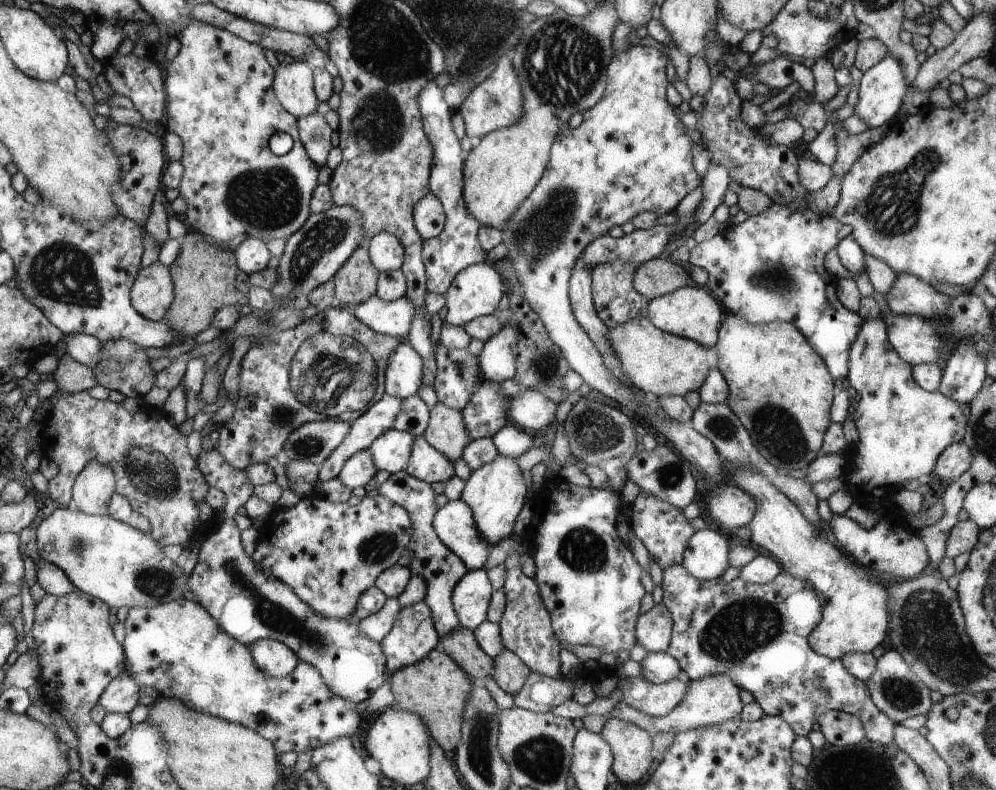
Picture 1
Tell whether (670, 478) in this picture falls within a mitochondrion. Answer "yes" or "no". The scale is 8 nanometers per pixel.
yes

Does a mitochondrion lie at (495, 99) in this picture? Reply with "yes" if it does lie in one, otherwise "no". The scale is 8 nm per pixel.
yes

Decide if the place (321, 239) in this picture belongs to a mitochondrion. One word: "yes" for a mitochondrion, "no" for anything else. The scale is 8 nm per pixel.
yes

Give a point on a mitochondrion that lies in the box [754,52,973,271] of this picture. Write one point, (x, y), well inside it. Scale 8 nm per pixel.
(892, 207)

